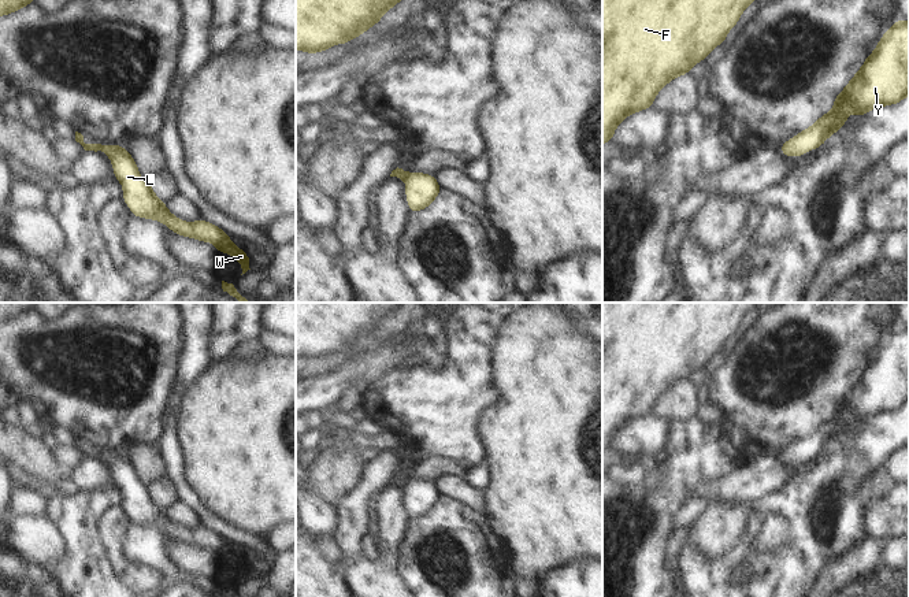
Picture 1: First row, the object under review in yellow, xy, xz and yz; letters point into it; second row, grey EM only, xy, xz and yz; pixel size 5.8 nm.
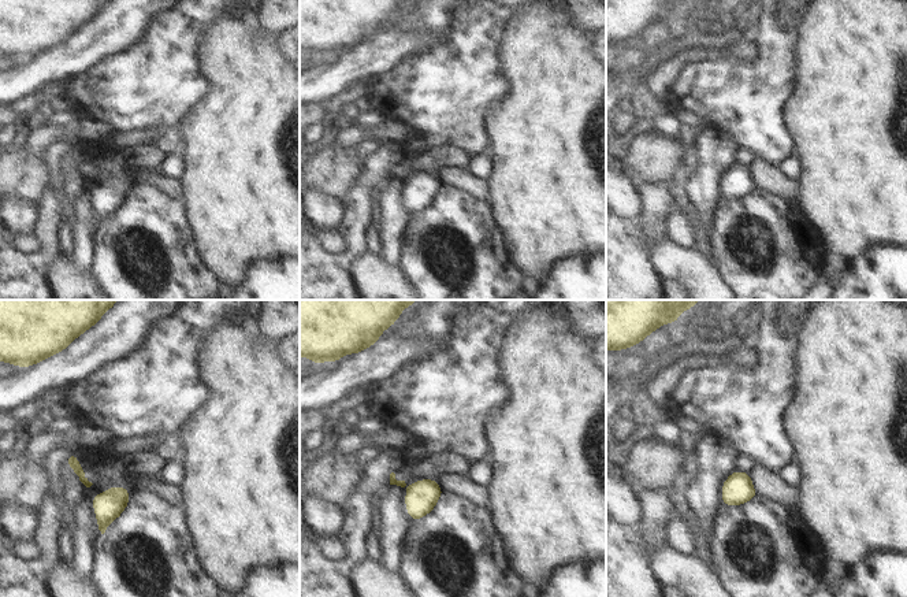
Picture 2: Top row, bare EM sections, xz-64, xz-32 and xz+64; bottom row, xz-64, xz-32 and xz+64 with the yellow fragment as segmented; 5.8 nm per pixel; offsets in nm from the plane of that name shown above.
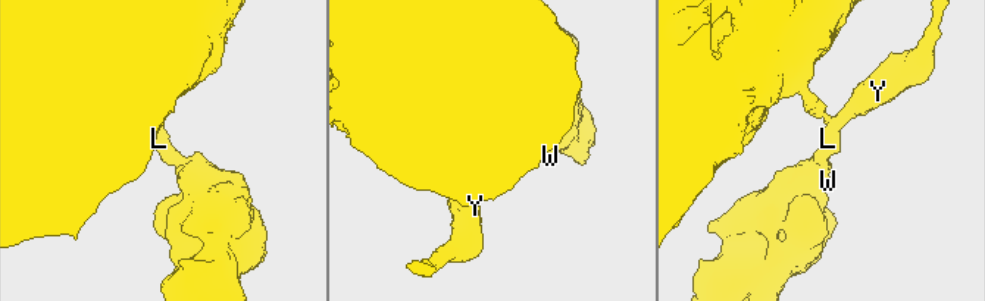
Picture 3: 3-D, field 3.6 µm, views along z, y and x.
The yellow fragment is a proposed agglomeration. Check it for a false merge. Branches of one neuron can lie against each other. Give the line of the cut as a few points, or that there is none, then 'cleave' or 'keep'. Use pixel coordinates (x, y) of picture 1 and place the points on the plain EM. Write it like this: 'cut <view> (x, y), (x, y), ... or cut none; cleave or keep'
cut xz (410, 479), (404, 486); cleave

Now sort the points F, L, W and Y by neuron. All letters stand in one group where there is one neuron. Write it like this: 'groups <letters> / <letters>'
groups F / L W Y

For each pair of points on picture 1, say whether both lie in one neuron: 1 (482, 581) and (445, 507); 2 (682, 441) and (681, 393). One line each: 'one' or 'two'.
1: one
2: two

